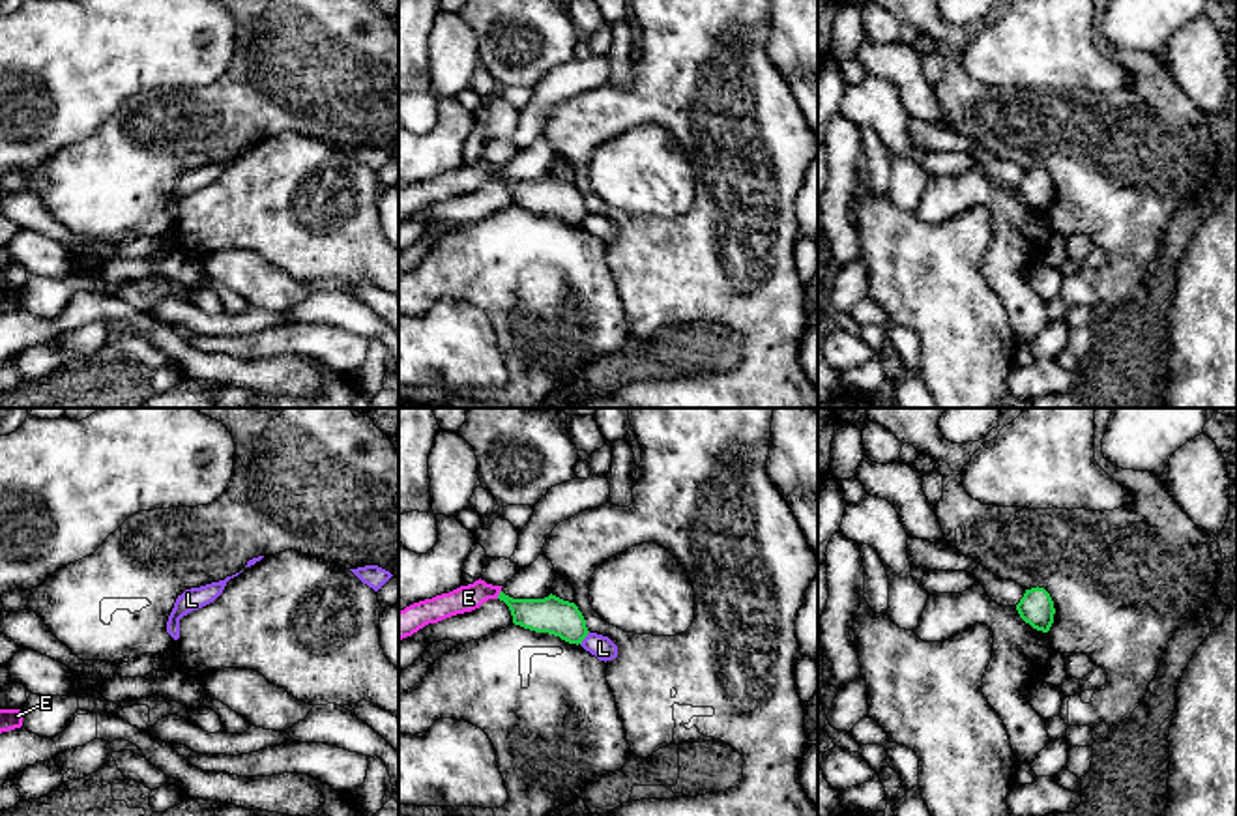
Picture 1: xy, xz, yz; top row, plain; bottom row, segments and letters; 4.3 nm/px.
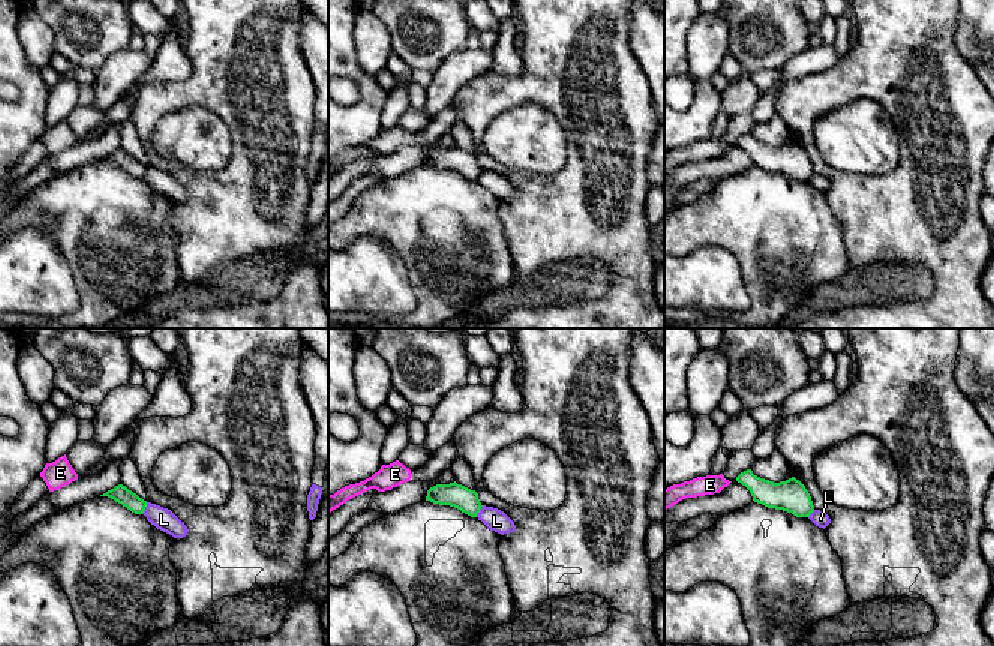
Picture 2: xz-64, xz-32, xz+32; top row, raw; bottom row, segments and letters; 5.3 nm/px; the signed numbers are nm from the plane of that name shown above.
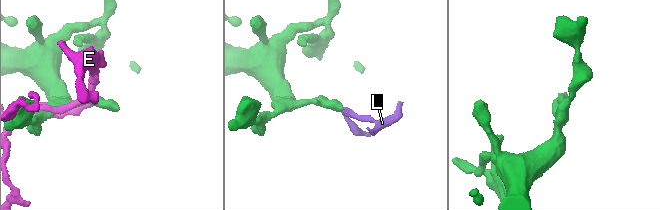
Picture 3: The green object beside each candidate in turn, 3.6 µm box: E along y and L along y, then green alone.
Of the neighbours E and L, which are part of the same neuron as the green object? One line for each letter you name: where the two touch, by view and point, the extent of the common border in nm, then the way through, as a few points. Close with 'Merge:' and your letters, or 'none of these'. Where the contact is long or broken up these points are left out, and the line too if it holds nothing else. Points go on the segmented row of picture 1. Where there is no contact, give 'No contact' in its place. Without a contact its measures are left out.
Merge: none of these

